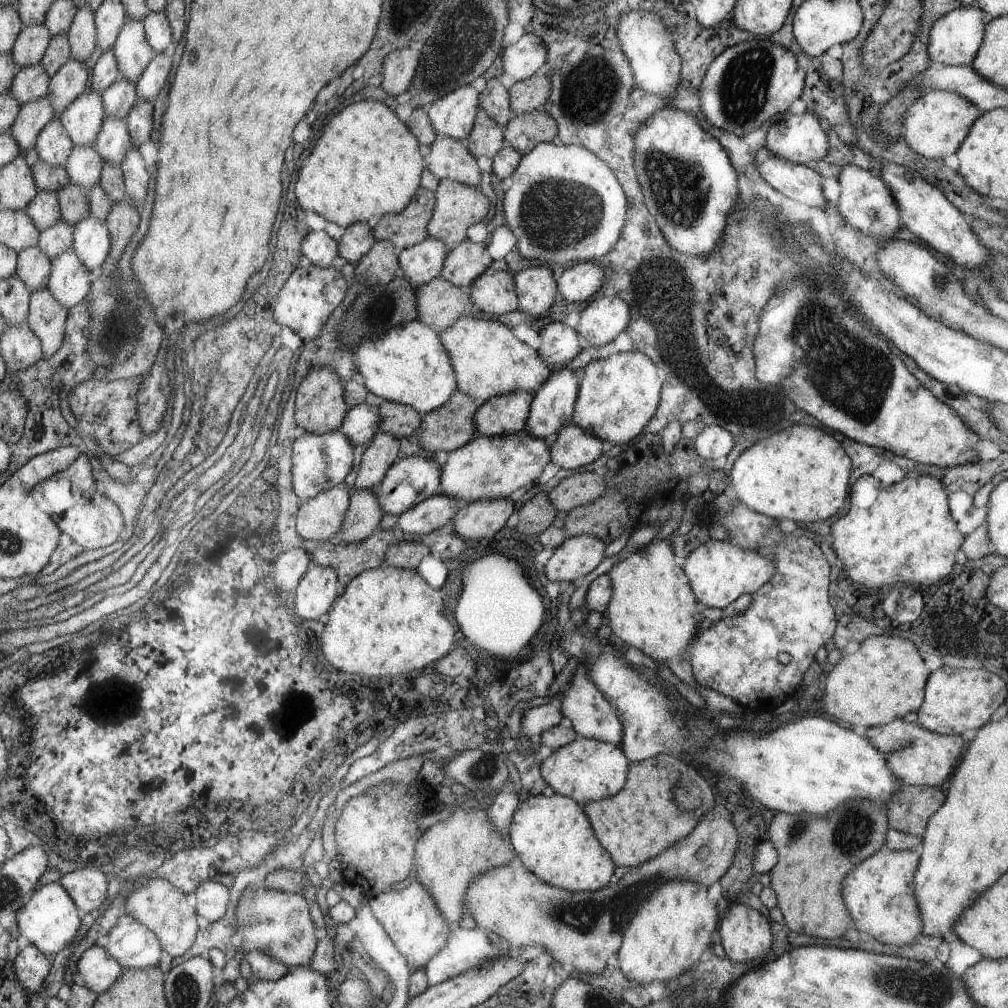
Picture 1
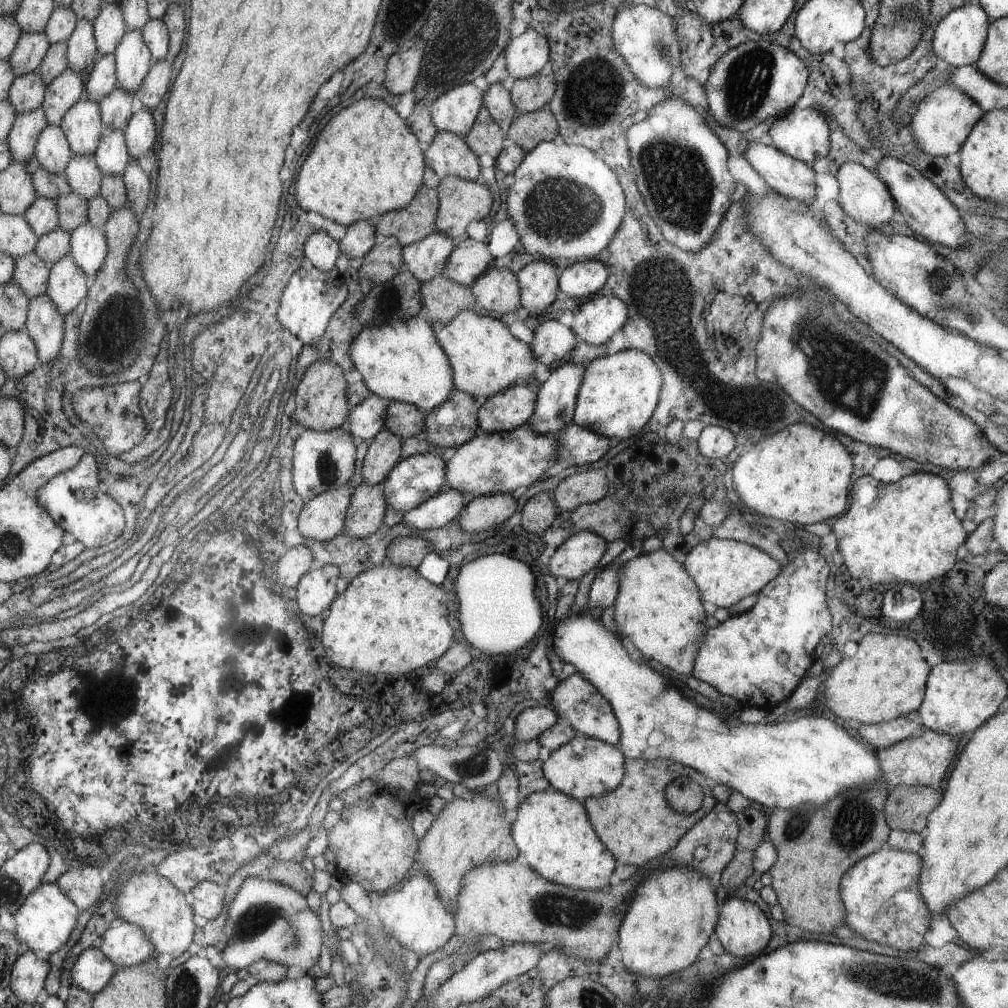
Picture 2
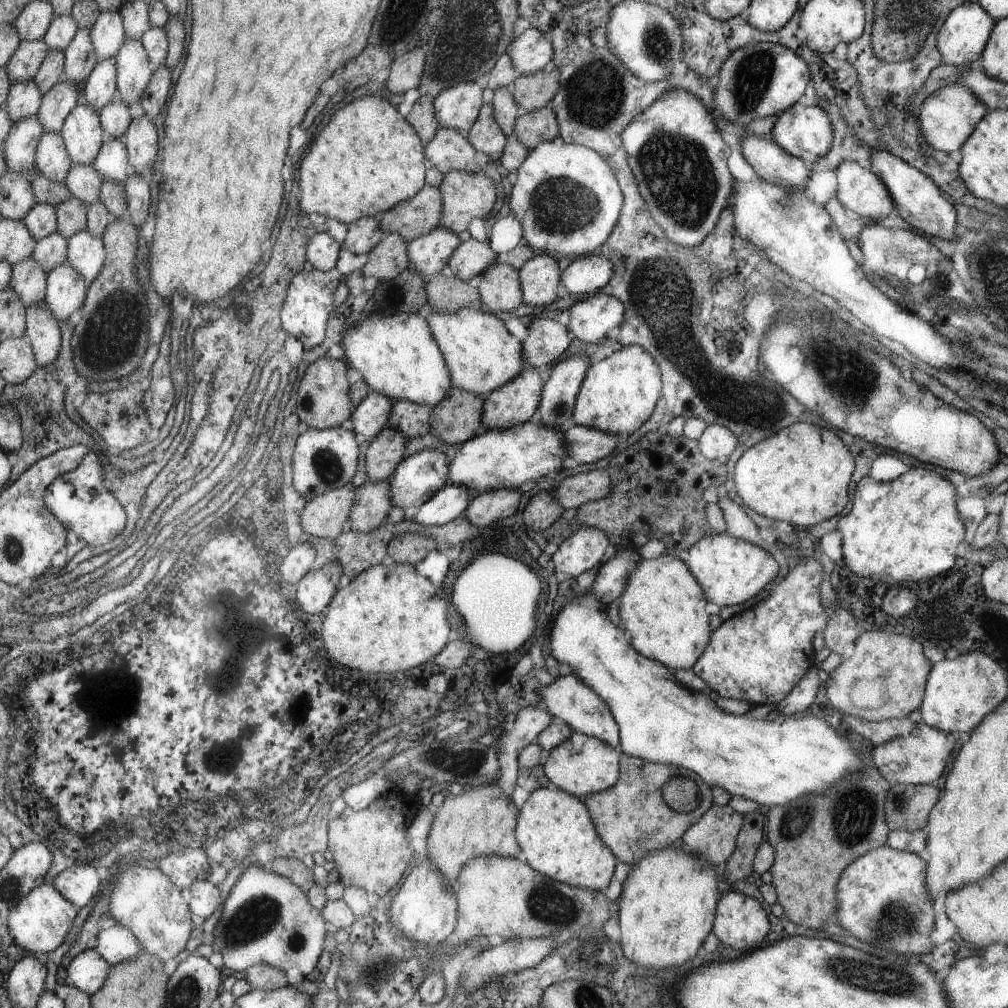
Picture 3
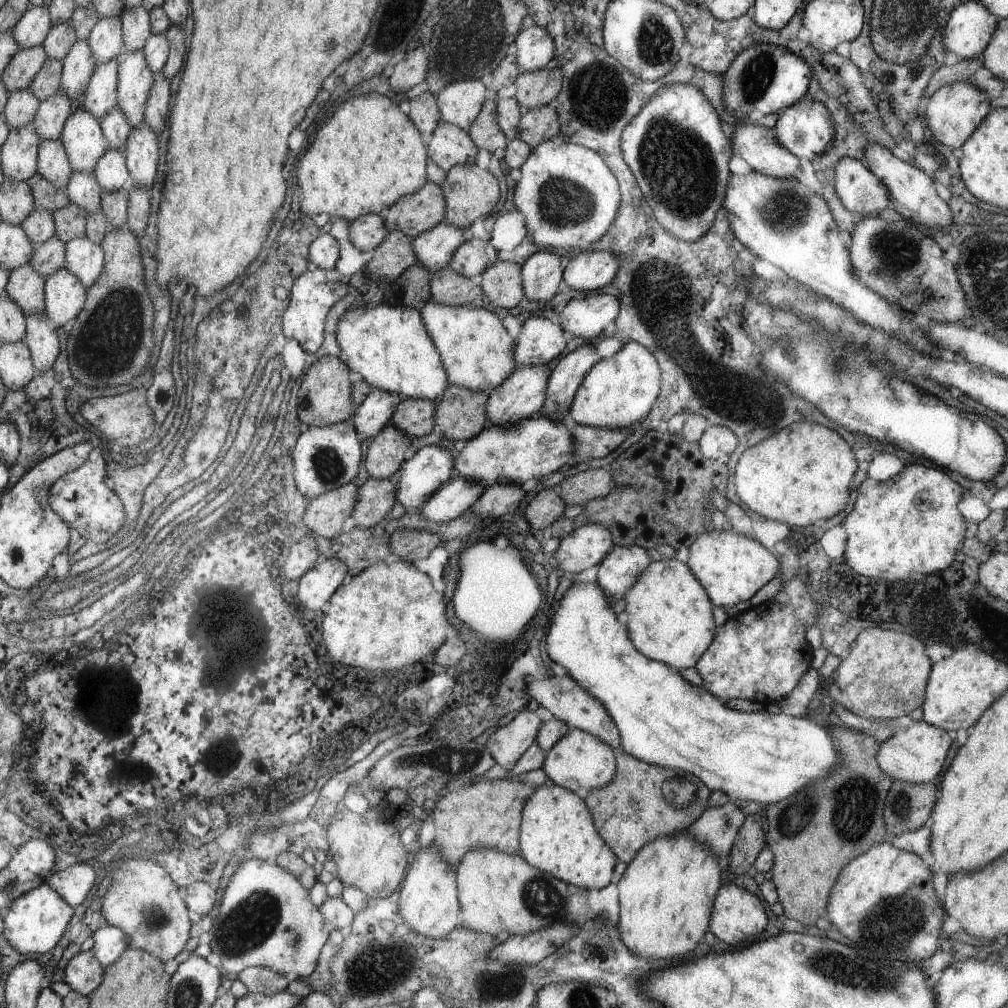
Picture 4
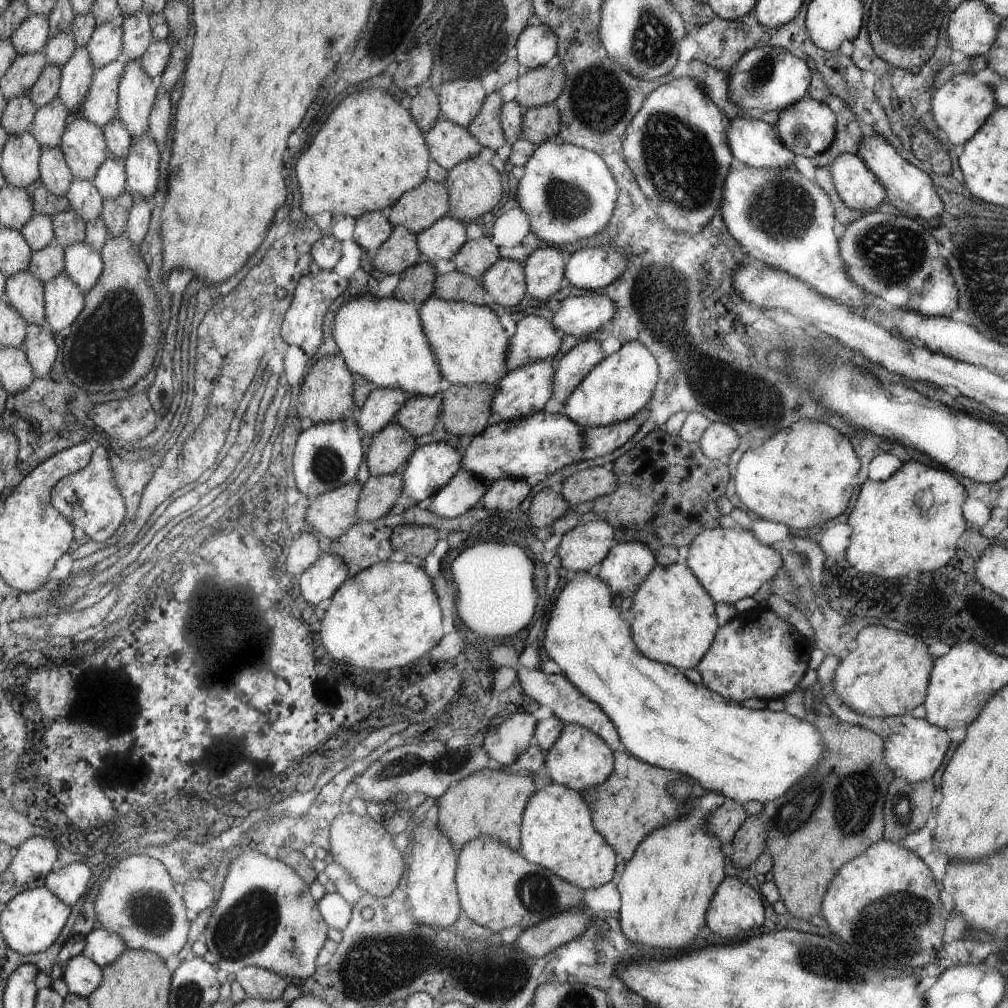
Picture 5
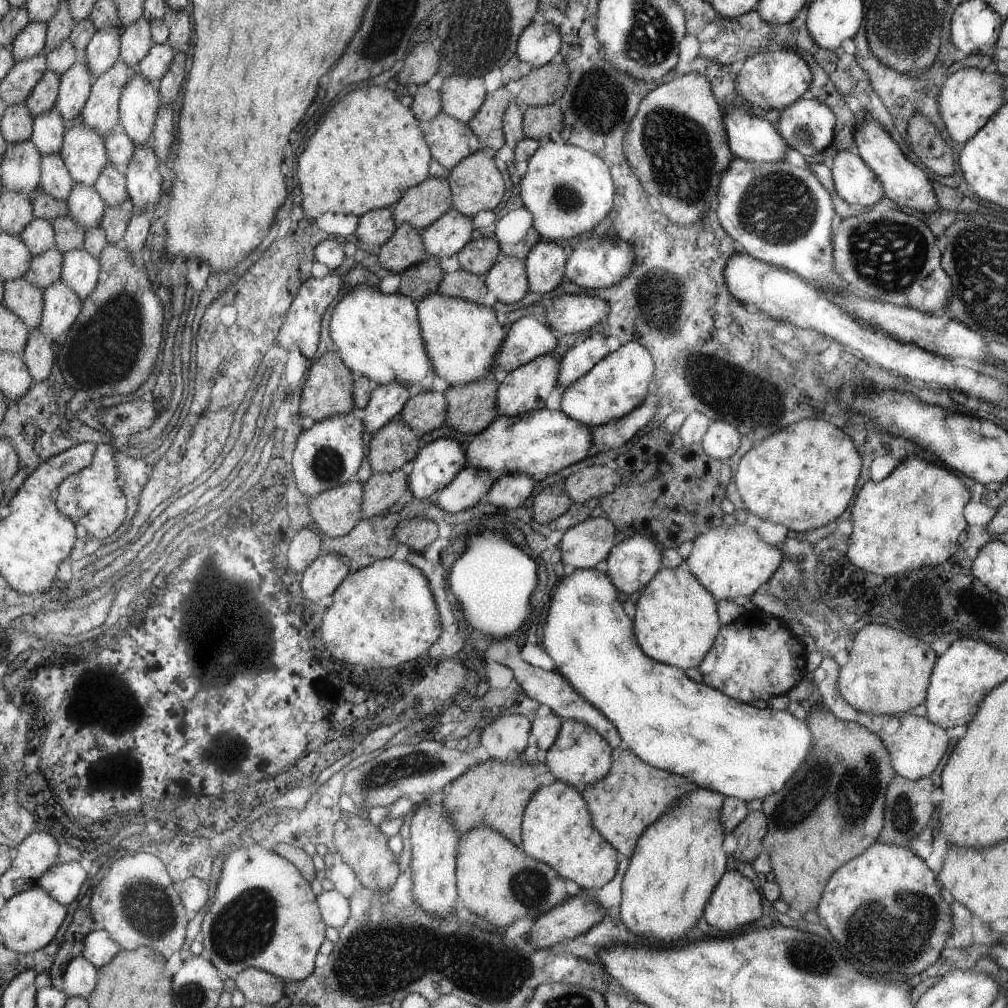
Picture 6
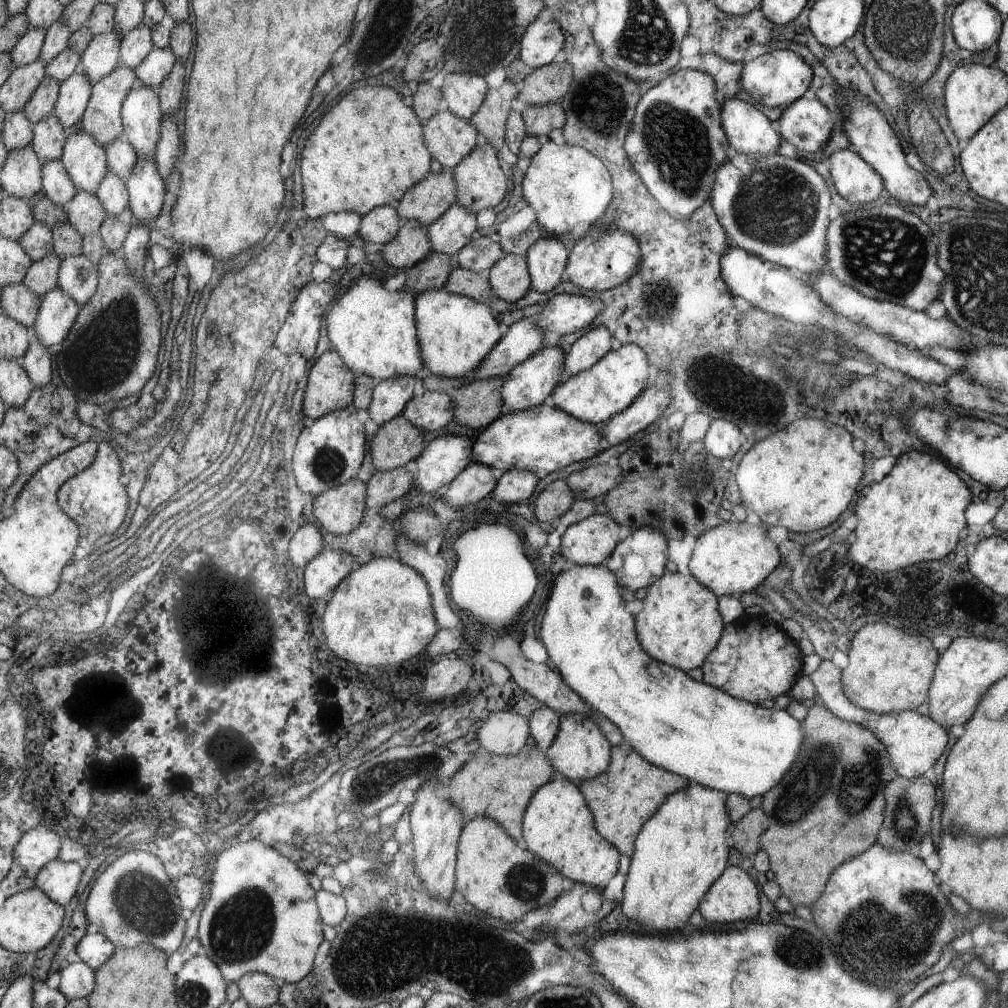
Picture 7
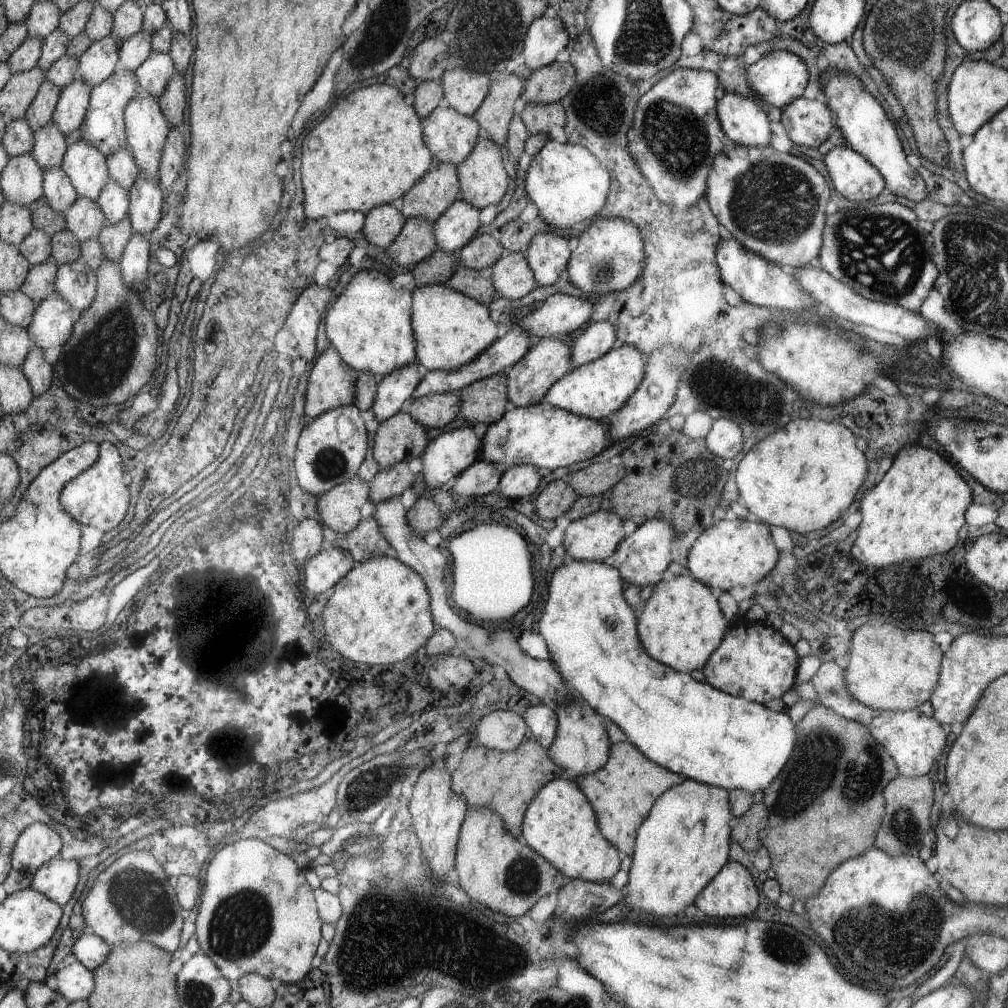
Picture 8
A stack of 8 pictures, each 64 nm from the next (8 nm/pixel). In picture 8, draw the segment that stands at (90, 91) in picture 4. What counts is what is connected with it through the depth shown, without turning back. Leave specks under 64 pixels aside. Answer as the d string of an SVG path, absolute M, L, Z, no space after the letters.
M115 70L102 84L92 88L89 105L79 128L82 141L93 144L106 157L126 147L128 131L125 129L125 108L140 94L137 77L129 70Z

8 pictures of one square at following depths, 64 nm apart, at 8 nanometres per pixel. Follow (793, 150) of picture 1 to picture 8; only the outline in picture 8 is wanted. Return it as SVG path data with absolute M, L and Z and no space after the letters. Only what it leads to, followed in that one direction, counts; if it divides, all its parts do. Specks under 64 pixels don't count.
M800 97L783 108L781 123L792 142L818 148L836 127L836 118L824 99Z

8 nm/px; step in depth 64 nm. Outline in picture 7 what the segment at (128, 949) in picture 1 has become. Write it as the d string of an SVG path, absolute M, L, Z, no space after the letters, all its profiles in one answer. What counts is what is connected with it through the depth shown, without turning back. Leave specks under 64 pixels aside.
M100 933L86 934L76 946L80 960L90 965L92 970L99 969L115 953L117 946Z

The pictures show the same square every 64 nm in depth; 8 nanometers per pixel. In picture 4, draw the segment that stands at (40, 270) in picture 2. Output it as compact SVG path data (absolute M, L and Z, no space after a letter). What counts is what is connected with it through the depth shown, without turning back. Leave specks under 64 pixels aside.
M30 264L20 266L13 271L7 293L18 302L25 315L45 314L45 282L44 276L40 276Z

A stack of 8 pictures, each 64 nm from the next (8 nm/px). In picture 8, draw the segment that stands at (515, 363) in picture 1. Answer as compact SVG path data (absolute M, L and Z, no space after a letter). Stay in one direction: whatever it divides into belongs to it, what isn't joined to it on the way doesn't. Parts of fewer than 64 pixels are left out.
M444 284L414 287L413 330L420 365L427 371L454 370L477 360L496 340L498 326L490 320L488 305Z

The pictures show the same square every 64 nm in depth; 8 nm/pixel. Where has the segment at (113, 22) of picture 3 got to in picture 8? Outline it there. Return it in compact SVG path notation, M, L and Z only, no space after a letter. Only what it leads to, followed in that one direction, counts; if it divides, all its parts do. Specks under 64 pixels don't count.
M110 36L94 41L79 58L78 77L92 88L102 84L114 71L118 62L119 46Z

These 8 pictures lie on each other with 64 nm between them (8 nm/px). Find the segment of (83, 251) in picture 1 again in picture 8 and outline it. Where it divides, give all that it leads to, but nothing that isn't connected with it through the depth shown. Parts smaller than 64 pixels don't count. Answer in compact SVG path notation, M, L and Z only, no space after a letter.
M83 260L57 267L55 294L81 314L90 308L97 294L97 276Z

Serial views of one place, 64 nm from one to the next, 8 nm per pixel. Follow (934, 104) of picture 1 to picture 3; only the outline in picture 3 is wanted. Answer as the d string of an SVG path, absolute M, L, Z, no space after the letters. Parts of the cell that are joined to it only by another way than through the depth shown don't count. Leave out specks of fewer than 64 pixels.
M962 84L947 85L936 92L932 92L923 102L923 110L917 117L921 134L926 138L926 146L934 150L944 151L948 154L961 150L964 142L970 138L974 128L989 110Z

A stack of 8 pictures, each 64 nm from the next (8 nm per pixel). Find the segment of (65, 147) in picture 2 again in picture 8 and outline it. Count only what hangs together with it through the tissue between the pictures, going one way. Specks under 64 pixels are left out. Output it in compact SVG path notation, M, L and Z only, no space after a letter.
M63 166L54 167L44 172L44 200L61 215L77 201L80 196L66 176Z

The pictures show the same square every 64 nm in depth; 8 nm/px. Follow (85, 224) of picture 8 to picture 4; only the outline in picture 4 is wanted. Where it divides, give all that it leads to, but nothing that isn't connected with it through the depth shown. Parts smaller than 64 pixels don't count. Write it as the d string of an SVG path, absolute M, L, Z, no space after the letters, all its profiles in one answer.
M74 170L69 186L66 186L66 195L69 202L78 204L86 210L86 215L92 214L101 208L102 190L97 176L93 172Z

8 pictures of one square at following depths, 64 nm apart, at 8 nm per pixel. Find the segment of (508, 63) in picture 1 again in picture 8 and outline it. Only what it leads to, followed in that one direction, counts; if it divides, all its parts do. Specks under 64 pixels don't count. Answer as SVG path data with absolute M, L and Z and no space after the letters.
M558 16L537 18L527 32L523 50L524 64L531 71L556 61L558 52L564 50L569 41L569 32Z

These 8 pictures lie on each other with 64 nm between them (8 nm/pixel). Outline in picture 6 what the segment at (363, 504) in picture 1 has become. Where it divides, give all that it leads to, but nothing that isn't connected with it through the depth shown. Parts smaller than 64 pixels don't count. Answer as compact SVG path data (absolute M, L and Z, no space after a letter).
M402 470L374 473L365 484L364 511L367 517L387 513L409 489L407 475Z

